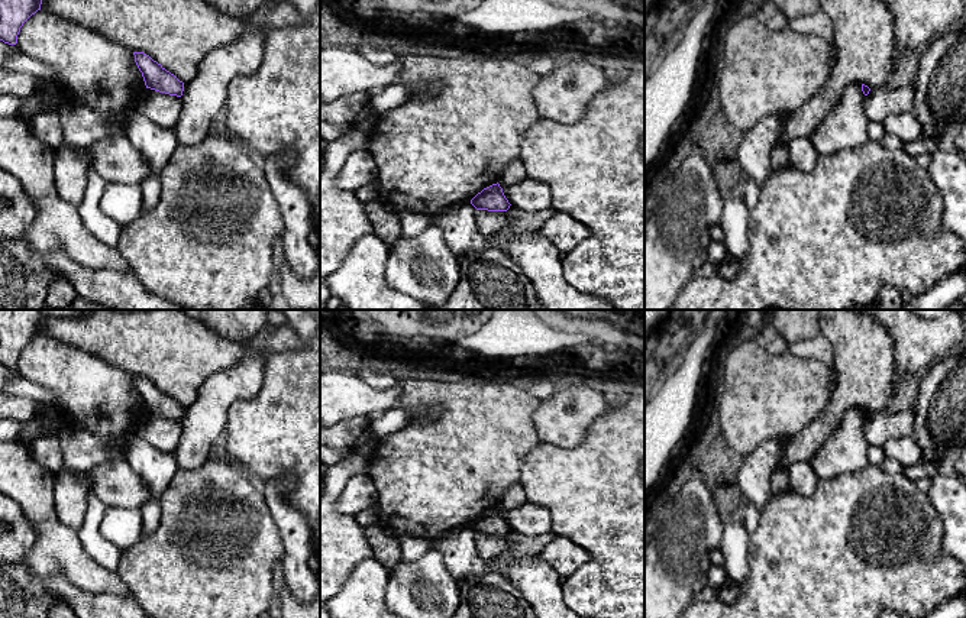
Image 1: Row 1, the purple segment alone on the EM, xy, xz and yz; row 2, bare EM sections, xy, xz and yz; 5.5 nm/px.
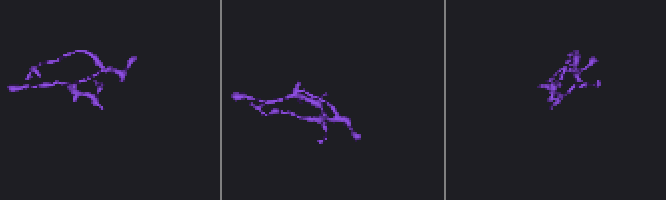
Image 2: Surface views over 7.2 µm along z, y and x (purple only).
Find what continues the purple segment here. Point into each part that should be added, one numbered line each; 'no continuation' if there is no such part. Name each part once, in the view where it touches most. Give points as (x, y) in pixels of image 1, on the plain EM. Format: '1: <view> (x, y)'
no continuation

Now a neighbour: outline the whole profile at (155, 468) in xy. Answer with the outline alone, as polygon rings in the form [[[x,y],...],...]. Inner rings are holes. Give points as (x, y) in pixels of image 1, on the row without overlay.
[[[138,434],[127,440],[126,449],[126,460],[148,485],[151,499],[159,499],[180,470],[174,453],[156,450]]]

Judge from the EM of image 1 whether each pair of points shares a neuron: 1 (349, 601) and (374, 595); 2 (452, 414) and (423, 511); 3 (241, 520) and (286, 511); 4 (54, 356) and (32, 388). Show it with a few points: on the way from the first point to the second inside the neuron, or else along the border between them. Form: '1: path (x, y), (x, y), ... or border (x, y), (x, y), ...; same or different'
1: path (355, 601), (361, 601), (368, 595); same
2: path (452, 439), (452, 460), (426, 487); same
3: border (262, 492), (283, 546); different
4: border (18, 374), (45, 387), (55, 401); different

